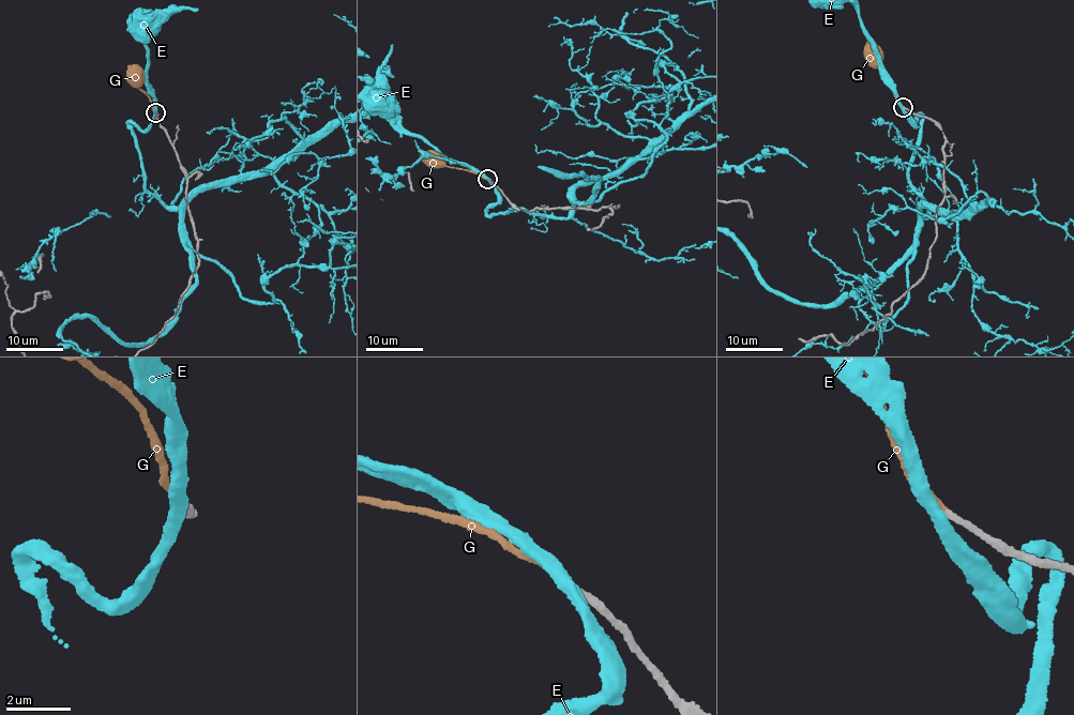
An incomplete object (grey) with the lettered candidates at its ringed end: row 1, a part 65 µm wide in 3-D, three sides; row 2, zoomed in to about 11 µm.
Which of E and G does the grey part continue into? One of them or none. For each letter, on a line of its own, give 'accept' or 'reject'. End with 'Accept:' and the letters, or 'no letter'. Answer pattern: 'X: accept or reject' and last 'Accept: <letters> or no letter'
E: reject
G: accept
Accept: G

